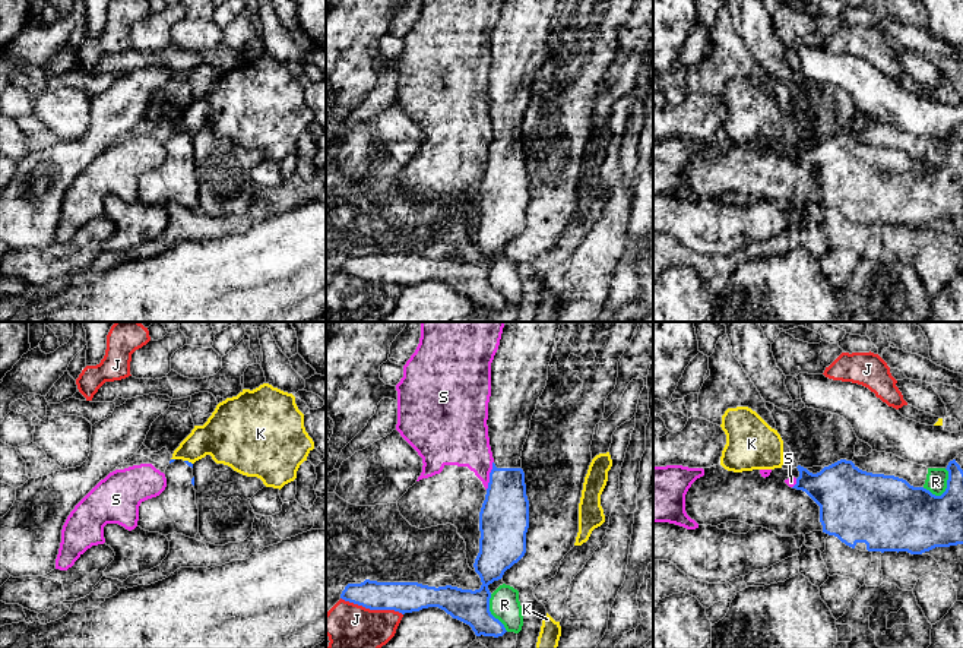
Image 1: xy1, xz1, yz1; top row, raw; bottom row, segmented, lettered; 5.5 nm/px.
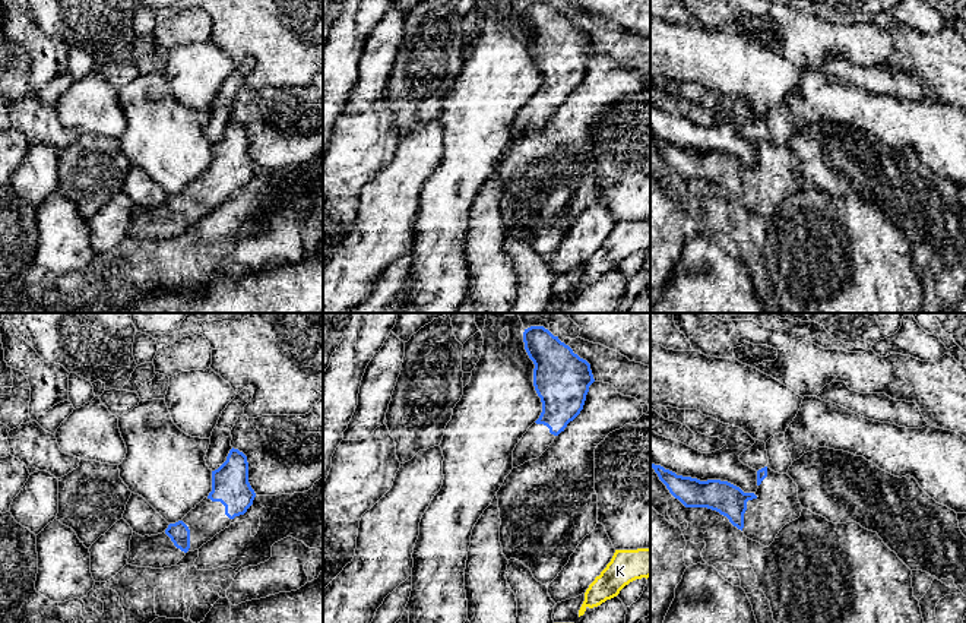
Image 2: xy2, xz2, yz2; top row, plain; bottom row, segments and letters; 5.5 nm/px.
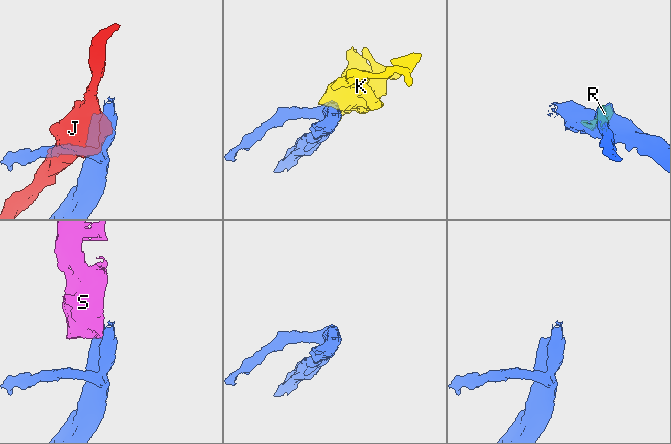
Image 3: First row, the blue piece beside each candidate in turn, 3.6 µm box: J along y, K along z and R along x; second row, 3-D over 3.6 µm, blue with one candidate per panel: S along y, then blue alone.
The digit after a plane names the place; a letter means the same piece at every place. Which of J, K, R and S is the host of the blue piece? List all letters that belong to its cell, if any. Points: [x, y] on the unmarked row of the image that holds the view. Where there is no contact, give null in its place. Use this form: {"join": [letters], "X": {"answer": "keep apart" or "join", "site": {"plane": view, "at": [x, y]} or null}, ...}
{"join": [], "J": {"answer": "keep apart", "site": {"plane": "xz1", "at": [371, 281]}}, "K": {"answer": "keep apart", "site": {"plane": "xy1", "at": [187, 133]}}, "R": {"answer": "keep apart", "site": {"plane": "yz1", "at": [946, 163]}}, "S": {"answer": "keep apart", "site": {"plane": "xz1", "at": [490, 148]}}}

